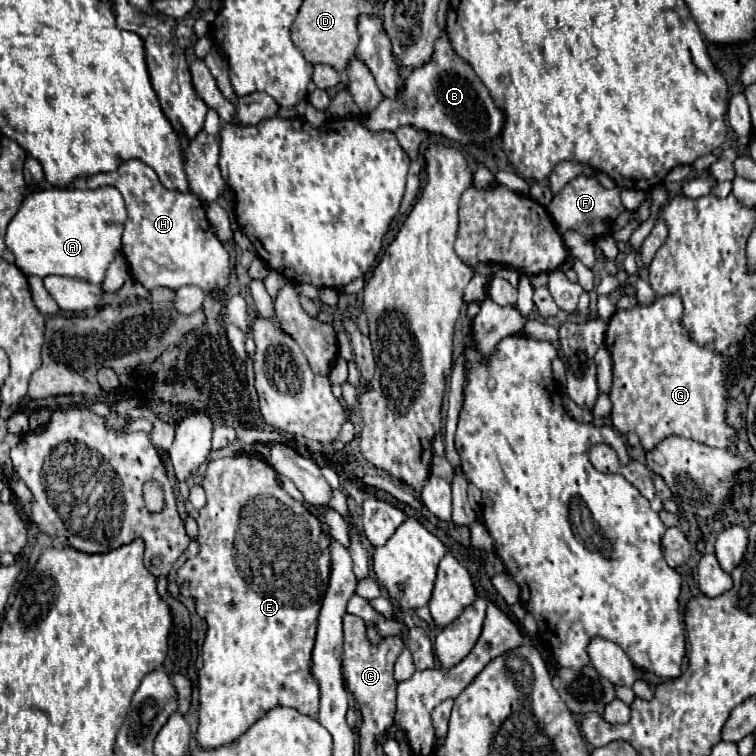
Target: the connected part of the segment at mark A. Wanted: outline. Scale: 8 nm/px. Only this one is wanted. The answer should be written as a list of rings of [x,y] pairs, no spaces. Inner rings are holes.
[[[99,187],[99,189],[41,189],[29,193],[17,215],[11,219],[7,227],[7,237],[5,243],[15,255],[15,265],[25,273],[25,275],[37,275],[37,277],[47,277],[47,275],[67,275],[67,277],[77,277],[83,281],[89,281],[93,285],[99,285],[105,277],[105,271],[109,263],[117,257],[121,251],[121,233],[123,233],[123,223],[125,223],[127,211],[121,193],[111,187]]]

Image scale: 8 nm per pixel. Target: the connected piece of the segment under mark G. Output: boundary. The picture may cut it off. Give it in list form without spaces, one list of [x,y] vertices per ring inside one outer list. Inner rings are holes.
[[[677,295],[657,297],[651,305],[637,305],[629,311],[613,313],[605,333],[605,347],[613,359],[613,387],[609,393],[613,403],[613,425],[623,433],[635,431],[647,451],[671,435],[727,449],[733,443],[735,431],[725,423],[723,359],[689,339],[681,325],[681,313],[683,305]]]

